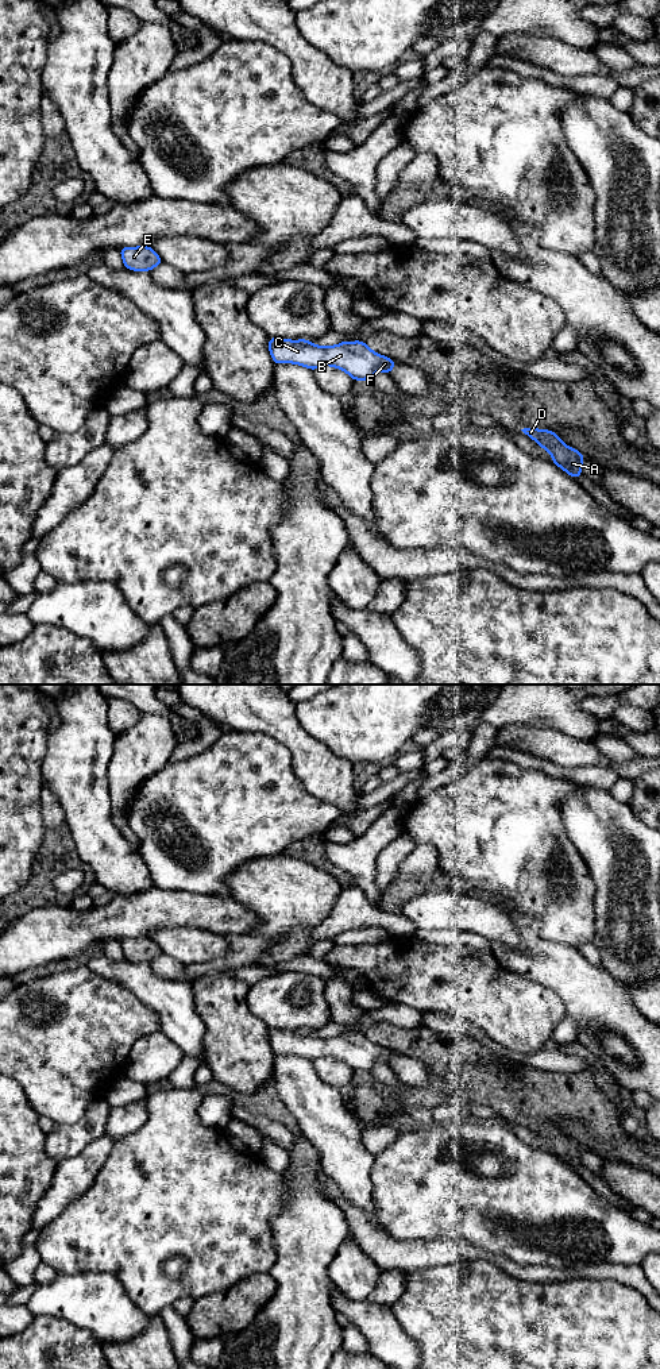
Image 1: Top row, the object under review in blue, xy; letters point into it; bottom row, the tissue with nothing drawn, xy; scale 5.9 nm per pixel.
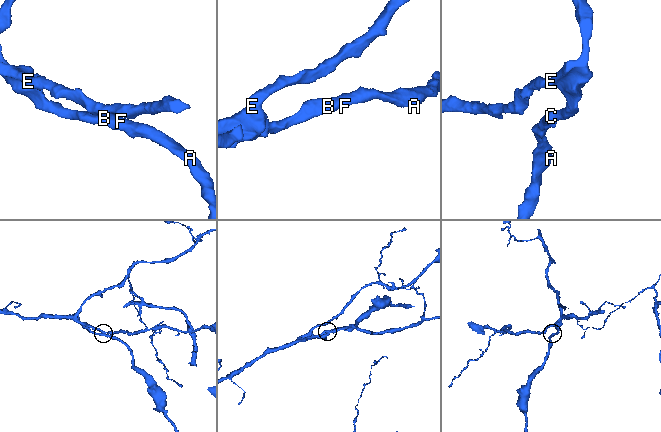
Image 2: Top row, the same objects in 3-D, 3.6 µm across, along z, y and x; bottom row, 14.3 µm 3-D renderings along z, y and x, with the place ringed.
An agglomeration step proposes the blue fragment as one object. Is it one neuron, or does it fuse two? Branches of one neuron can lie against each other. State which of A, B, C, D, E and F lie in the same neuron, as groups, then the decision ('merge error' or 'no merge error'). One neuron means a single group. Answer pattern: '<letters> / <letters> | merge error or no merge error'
A B C D E F | no merge error

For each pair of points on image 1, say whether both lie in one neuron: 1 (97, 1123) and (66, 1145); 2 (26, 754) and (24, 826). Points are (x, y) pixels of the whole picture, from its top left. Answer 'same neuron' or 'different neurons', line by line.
1: same neuron
2: same neuron

